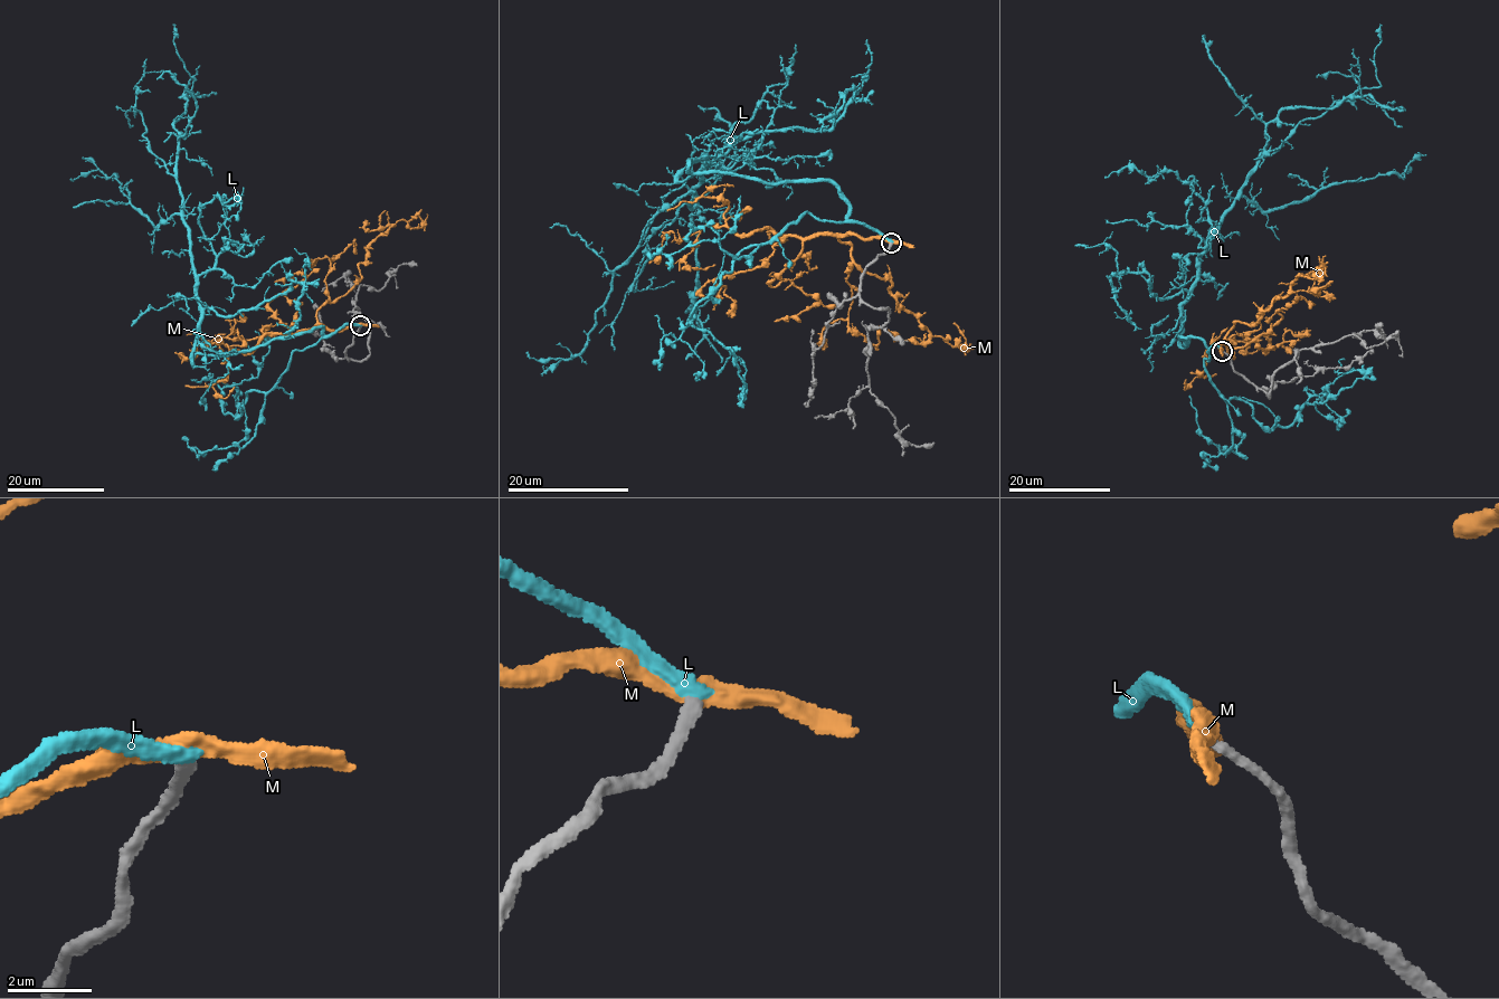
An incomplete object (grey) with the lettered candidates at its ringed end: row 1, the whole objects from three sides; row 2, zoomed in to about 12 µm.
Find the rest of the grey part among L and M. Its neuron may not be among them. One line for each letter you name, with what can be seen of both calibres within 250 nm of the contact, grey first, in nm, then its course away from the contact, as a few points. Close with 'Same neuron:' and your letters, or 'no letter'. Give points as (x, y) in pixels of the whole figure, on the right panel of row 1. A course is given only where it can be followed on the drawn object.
L: 300 nm thick on the grey side, 400 nm on the other; it runs (1222, 350), (1198, 338), (1180, 344), (1197, 258), (1282, 110), (1335, 108), (1377, 88), (1379, 25)
Same neuron: L

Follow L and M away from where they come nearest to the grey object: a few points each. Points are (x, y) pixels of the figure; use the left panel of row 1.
L: (359, 325), (191, 363), (200, 306), (174, 124), (190, 75), (173, 25)
M: (359, 325), (326, 330), (316, 312), (360, 278), (366, 248), (380, 234), (418, 217), (421, 227), (409, 229)

